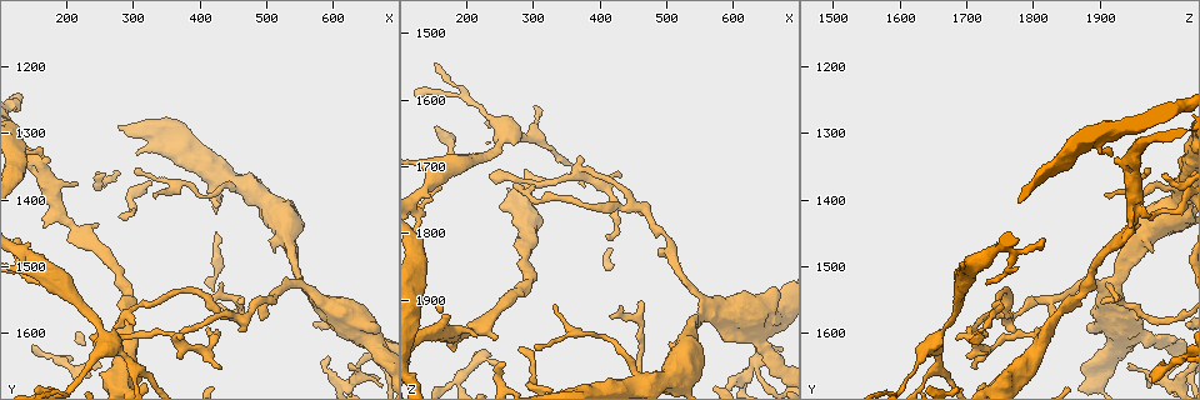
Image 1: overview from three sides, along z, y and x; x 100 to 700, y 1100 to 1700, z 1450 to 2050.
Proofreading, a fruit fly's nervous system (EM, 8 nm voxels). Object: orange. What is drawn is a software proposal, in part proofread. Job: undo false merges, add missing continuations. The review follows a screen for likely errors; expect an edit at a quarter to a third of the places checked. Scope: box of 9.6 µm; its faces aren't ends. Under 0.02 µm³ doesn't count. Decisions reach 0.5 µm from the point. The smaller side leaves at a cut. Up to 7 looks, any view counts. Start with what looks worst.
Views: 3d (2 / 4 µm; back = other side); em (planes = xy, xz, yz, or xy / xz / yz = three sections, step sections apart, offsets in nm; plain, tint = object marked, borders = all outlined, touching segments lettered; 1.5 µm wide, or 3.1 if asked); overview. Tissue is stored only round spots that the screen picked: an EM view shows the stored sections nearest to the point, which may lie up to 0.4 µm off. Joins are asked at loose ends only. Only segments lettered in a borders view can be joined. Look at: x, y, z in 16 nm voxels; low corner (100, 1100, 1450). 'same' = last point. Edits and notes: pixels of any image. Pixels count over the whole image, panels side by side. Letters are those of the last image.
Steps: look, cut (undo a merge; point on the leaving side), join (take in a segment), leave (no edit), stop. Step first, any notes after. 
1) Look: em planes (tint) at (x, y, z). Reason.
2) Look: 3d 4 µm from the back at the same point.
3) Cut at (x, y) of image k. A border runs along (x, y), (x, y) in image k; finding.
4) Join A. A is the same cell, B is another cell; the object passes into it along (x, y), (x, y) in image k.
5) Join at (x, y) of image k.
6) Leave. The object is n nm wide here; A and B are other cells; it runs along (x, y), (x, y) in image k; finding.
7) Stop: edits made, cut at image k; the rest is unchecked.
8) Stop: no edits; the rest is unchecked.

Look: em yz step 8 (tint) at (245, 1445, 1960). Branch stops here.

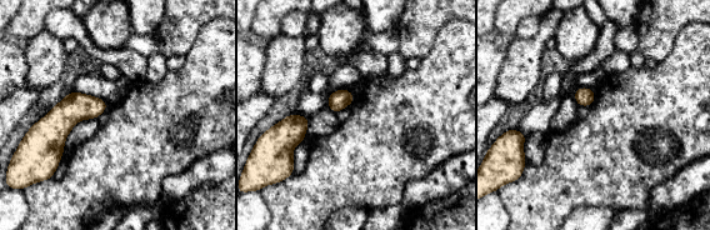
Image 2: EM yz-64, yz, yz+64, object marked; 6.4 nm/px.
Look: em planes (borders) at the same point. Cut it another way.

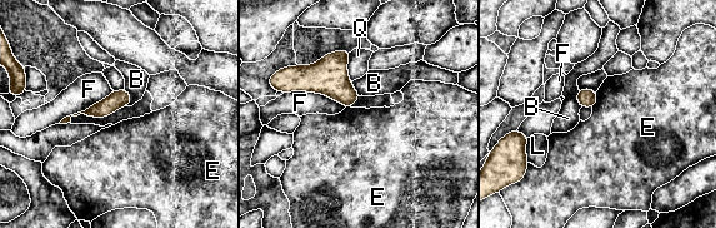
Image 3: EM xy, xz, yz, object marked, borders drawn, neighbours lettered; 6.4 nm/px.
Leave. B, E, F, L and Q are other cells; a border runs along (596, 92), (596, 104), (592, 108) in image 3; no lettered segment goes on from it.

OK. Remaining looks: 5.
Look: em planes (borders) at (430, 1655, 1710). Free end.

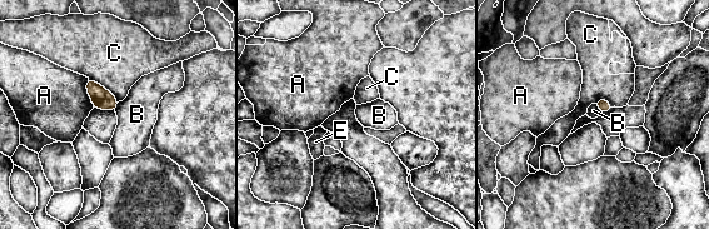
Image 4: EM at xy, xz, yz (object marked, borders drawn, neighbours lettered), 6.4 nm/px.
Leave. The longest contact is with C, 260 nm; A, B, C and E are other cells; a border runs along (119, 101), (115, 111) in image 4; none of them fits.

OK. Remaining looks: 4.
Look: em xy step 8 (borders) at (640, 1605, 1960). Thick turns thin.

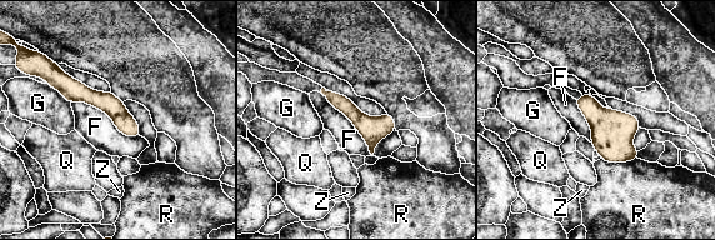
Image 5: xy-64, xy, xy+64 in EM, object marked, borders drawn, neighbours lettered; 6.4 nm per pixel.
Leave. F, G, Q, R and Z are other cells; a border runs along (320, 91), (371, 154), (395, 130) in image 5; one cell here.

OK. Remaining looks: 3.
Stop: no edits; the rest is unchecked.

